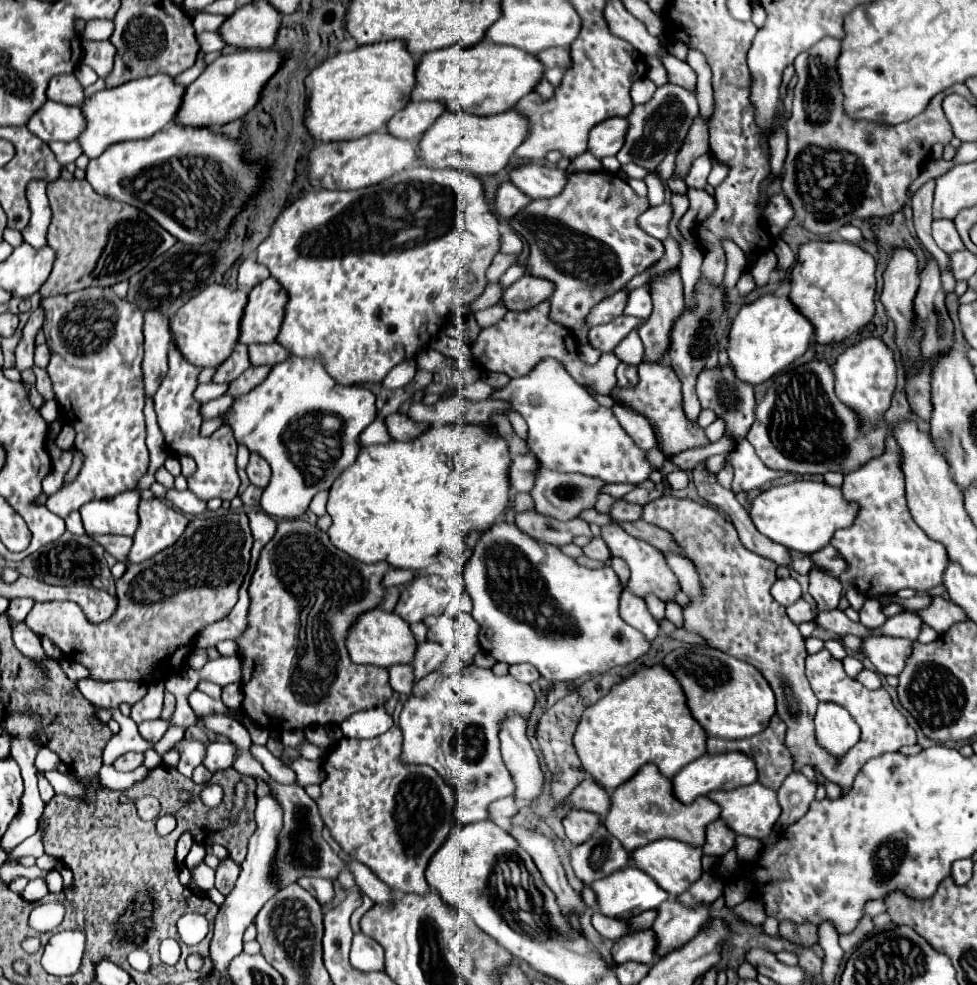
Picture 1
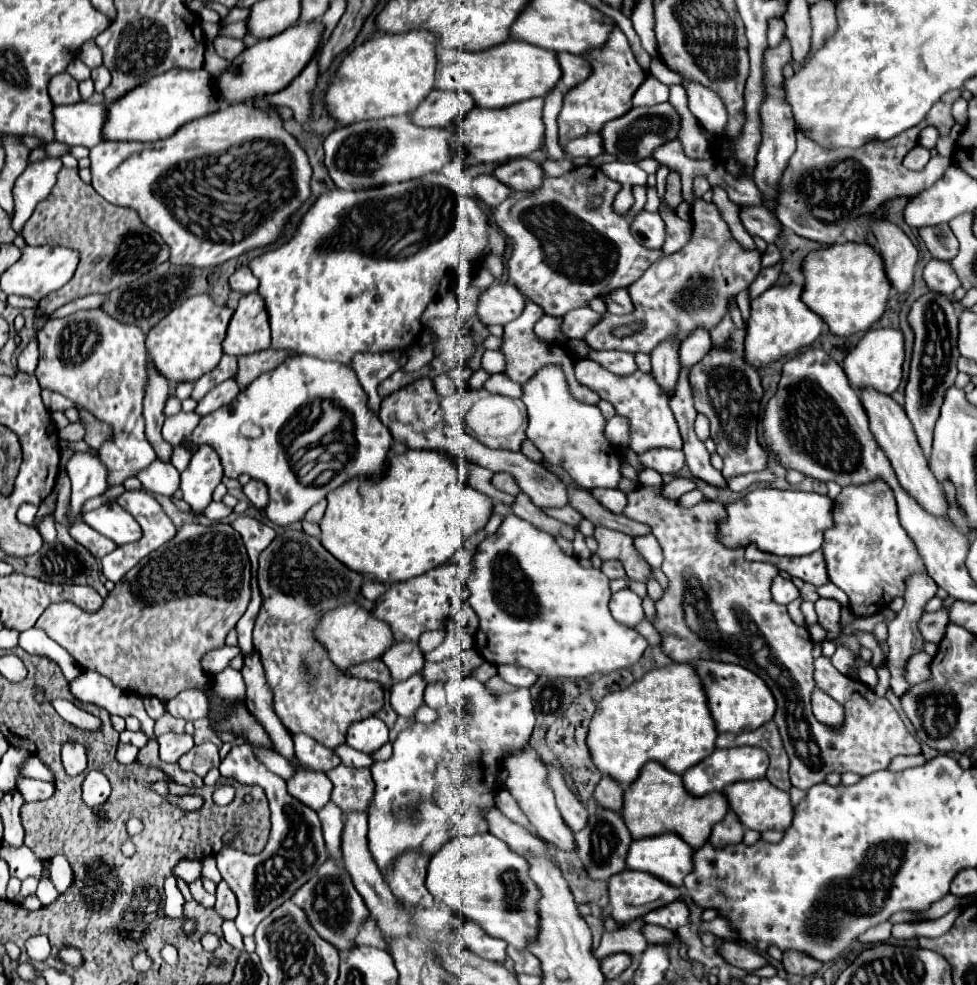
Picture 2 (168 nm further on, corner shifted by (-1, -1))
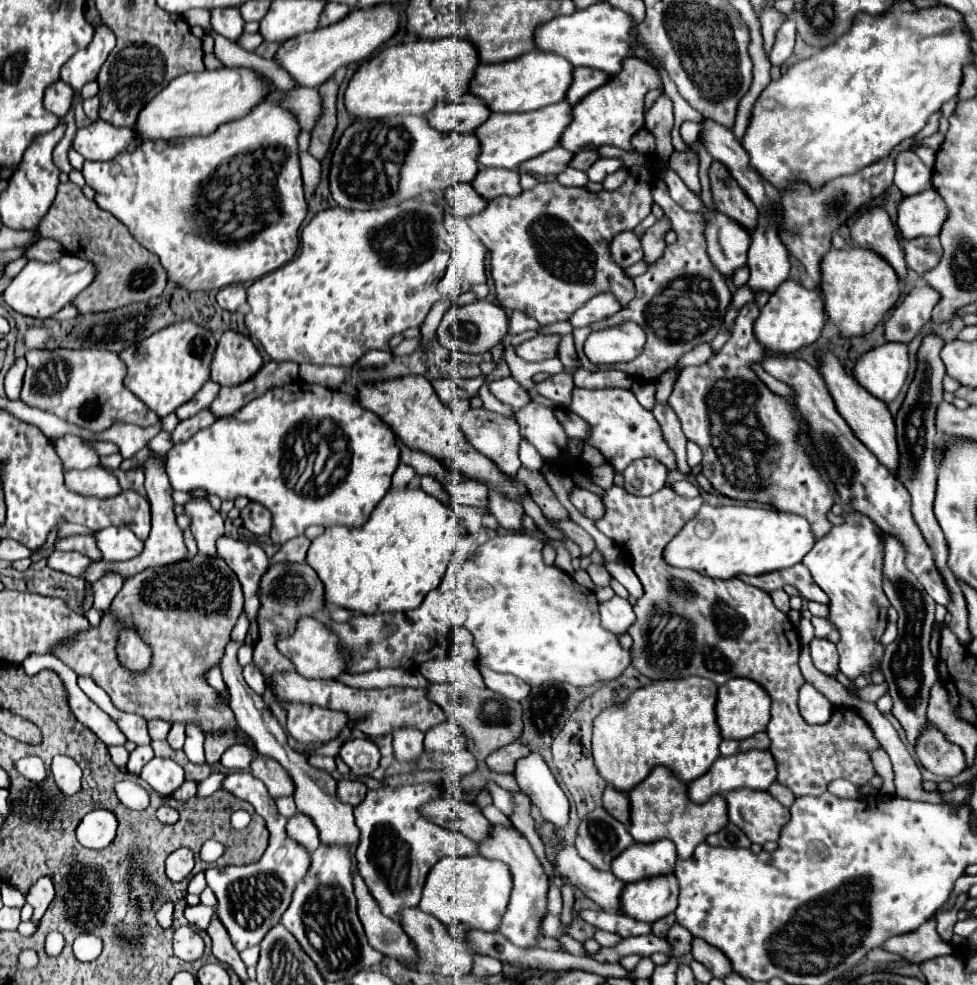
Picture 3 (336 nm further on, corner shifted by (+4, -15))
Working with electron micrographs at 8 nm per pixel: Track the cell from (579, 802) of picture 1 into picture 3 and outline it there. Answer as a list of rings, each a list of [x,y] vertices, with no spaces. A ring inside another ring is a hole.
[[[606,787],[604,797],[602,797],[602,807],[620,823],[628,825],[628,797],[626,793],[614,791],[614,787]]]

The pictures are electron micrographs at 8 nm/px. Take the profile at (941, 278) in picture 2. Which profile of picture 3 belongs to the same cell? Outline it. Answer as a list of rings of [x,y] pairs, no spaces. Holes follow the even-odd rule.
[[[930,285],[914,287],[904,301],[894,309],[892,317],[884,325],[886,341],[902,341],[910,343],[916,333],[930,321],[930,313],[934,305],[940,301],[938,291],[930,289]]]

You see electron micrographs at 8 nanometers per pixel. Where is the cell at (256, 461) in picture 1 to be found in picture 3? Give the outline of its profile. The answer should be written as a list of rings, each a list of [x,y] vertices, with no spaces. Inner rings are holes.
[[[250,501],[242,511],[240,511],[240,517],[244,521],[244,527],[254,533],[256,537],[260,535],[268,535],[270,531],[270,525],[272,525],[272,515],[266,507],[262,507],[260,503],[254,503]]]

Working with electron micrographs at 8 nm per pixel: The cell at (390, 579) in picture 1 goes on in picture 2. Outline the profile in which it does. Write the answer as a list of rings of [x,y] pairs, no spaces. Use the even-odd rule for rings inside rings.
[[[365,579],[365,583],[361,585],[361,595],[369,601],[375,601],[383,591],[385,591],[385,585],[381,585],[377,581],[371,581],[371,579]]]

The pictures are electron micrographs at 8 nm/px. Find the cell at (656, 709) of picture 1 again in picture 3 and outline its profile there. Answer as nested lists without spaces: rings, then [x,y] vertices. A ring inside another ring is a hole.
[[[684,677],[674,681],[654,681],[646,687],[636,689],[628,701],[622,705],[614,705],[604,709],[594,719],[594,737],[592,737],[592,755],[594,763],[598,767],[598,773],[606,779],[608,785],[614,789],[628,793],[636,783],[646,779],[646,775],[656,765],[668,767],[674,777],[678,777],[682,783],[690,783],[704,775],[708,767],[718,759],[718,745],[722,741],[716,715],[714,715],[714,703],[716,703],[716,691],[718,687],[702,677]]]

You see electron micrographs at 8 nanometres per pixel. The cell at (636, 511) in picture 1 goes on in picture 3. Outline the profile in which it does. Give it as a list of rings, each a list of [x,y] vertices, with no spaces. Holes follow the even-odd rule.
[[[574,487],[572,489],[572,497],[570,501],[574,503],[574,507],[578,511],[582,511],[588,519],[602,519],[604,513],[606,513],[606,507],[602,503],[602,499],[598,495],[594,495],[592,491],[588,489],[580,489],[580,487]]]

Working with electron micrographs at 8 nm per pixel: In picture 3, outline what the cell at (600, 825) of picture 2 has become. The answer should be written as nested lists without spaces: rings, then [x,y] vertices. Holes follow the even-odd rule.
[[[594,809],[578,827],[578,855],[600,871],[610,871],[614,857],[620,855],[630,843],[634,843],[634,839],[626,827],[604,809]]]

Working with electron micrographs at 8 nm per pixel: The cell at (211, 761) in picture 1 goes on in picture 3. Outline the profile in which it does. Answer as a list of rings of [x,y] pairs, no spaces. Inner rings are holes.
[[[214,773],[210,775],[208,779],[204,779],[200,785],[198,785],[198,797],[210,797],[212,793],[216,793],[220,789],[220,783],[224,779],[224,773]]]

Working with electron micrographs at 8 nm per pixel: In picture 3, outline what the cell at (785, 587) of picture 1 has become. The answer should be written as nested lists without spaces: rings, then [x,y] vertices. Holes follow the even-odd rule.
[[[778,589],[778,591],[772,591],[770,595],[772,595],[772,601],[774,601],[774,605],[776,605],[778,611],[782,611],[782,613],[788,613],[790,611],[790,603],[788,603],[790,597],[786,595],[786,591]]]

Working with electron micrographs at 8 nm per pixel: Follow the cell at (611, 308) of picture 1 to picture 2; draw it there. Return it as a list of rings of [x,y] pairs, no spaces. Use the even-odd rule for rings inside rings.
[[[581,307],[581,309],[573,309],[571,313],[563,315],[561,321],[561,333],[569,339],[583,339],[583,335],[591,329],[591,325],[595,325],[599,321],[599,313],[591,311],[589,307]]]

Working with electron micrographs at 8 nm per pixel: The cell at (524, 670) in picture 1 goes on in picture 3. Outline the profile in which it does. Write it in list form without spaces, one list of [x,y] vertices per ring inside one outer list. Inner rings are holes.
[[[480,667],[480,673],[484,677],[486,687],[492,689],[494,693],[506,697],[506,699],[522,701],[530,693],[530,685],[526,685],[522,679],[518,679],[514,675],[496,673],[496,671],[490,671],[488,667]]]

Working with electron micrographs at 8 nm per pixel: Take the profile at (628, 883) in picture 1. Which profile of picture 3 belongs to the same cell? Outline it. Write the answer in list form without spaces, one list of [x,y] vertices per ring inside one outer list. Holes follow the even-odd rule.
[[[642,879],[638,883],[626,883],[620,895],[620,913],[654,923],[676,909],[678,881],[676,879]]]

